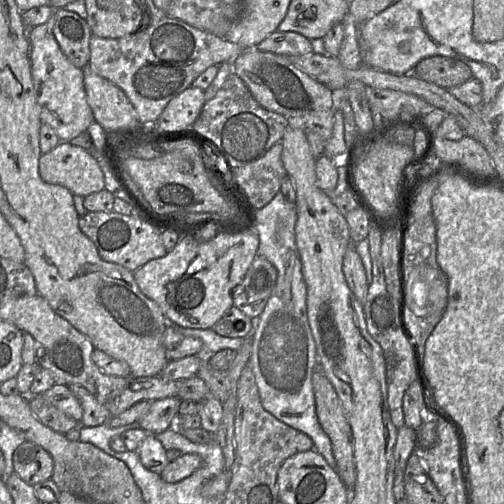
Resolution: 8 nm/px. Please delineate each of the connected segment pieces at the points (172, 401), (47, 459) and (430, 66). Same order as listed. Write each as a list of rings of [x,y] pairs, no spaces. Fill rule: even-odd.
[[[177,396],[152,401],[149,411],[138,420],[139,427],[154,434],[173,427],[181,401]]]
[[[24,441],[13,453],[14,472],[33,486],[51,478],[54,469],[52,456],[41,446]]]
[[[431,56],[422,59],[412,73],[445,89],[459,86],[473,78],[468,65],[445,56]]]

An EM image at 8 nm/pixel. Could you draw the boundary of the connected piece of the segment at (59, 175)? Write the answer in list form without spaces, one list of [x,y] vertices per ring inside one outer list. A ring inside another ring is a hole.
[[[61,141],[53,150],[41,155],[39,173],[45,182],[62,185],[82,197],[105,189],[104,174],[98,161],[88,150],[69,141]]]

